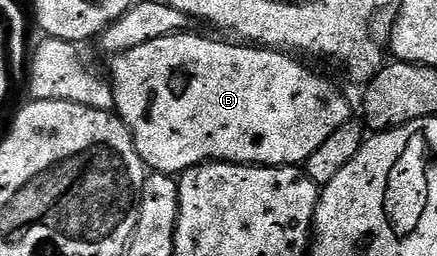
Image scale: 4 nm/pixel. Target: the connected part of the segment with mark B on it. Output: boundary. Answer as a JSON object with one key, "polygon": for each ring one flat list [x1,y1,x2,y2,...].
{"polygon":[[193,32,151,39,112,58,116,116,128,127,137,154,152,172,180,175,196,165,215,161,231,165,300,166,311,151,331,136,335,127,350,120,348,99,331,82,300,65,296,56,249,43,228,45]]}

